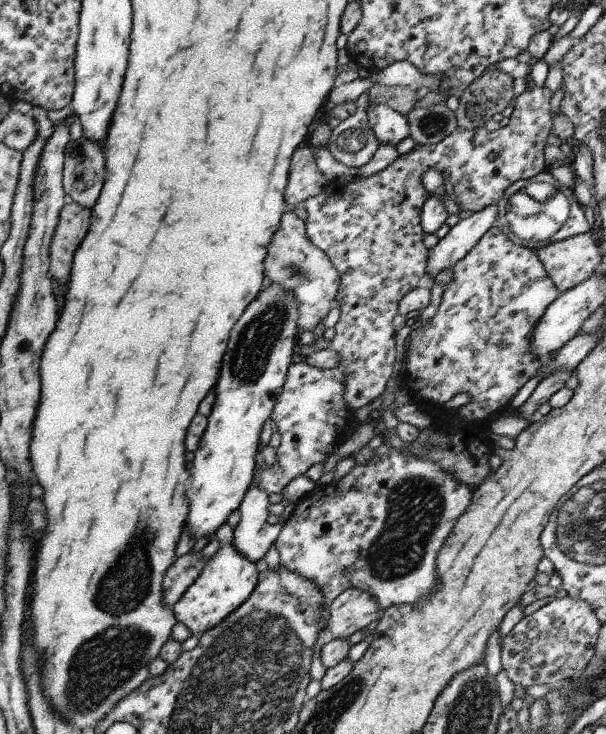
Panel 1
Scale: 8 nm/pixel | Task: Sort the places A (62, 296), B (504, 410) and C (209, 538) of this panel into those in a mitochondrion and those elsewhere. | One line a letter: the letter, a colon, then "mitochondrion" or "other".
A: other
B: other
C: other

